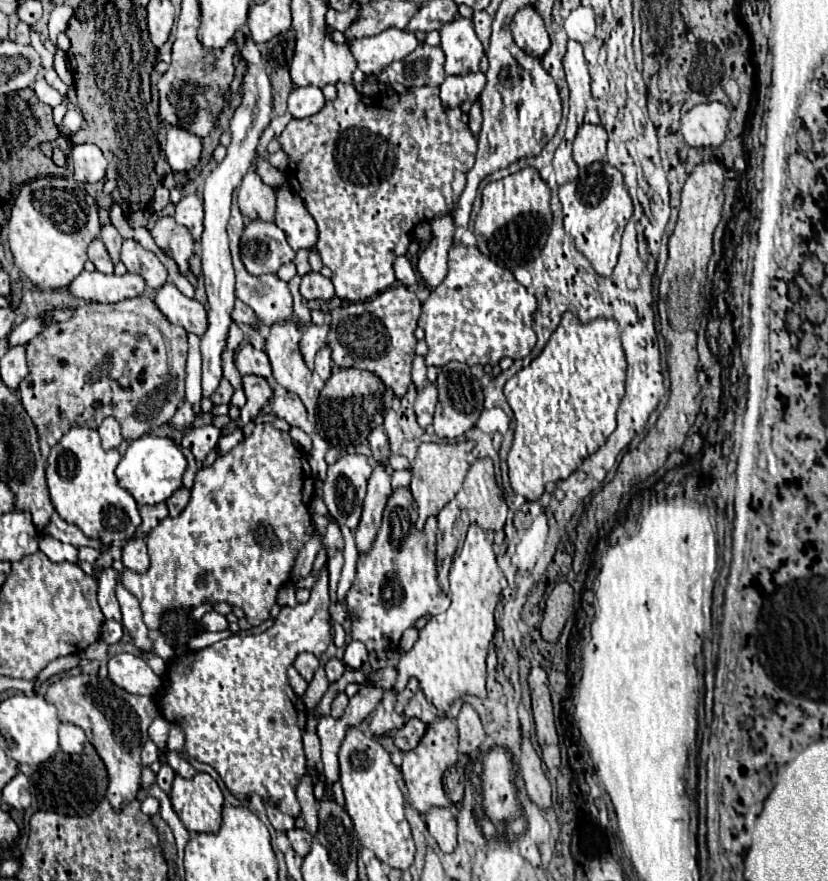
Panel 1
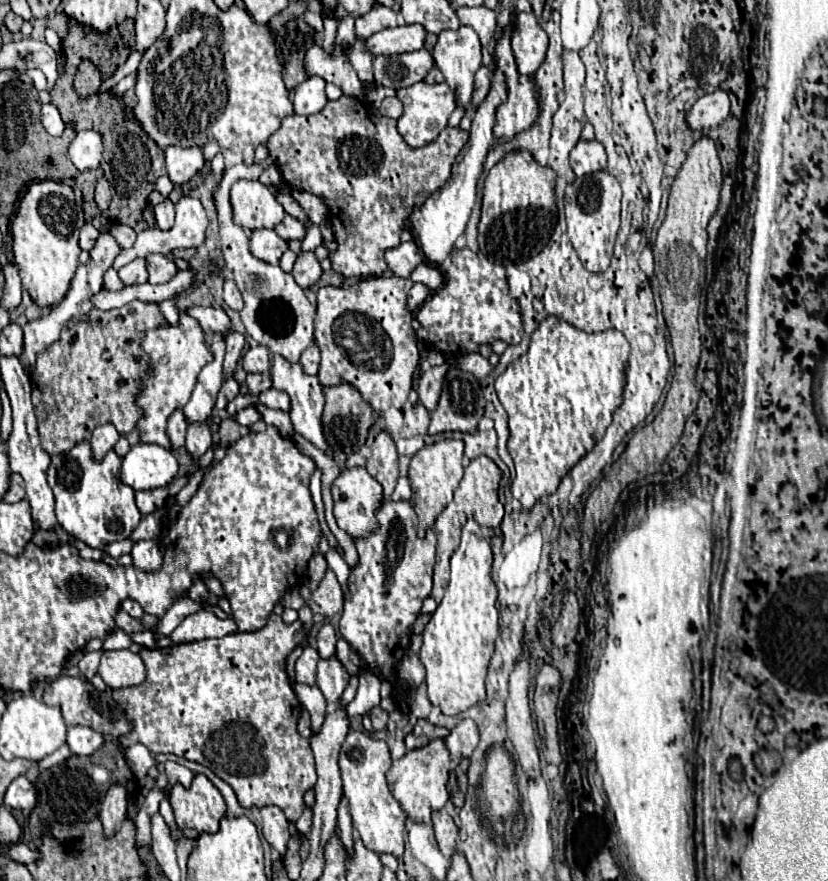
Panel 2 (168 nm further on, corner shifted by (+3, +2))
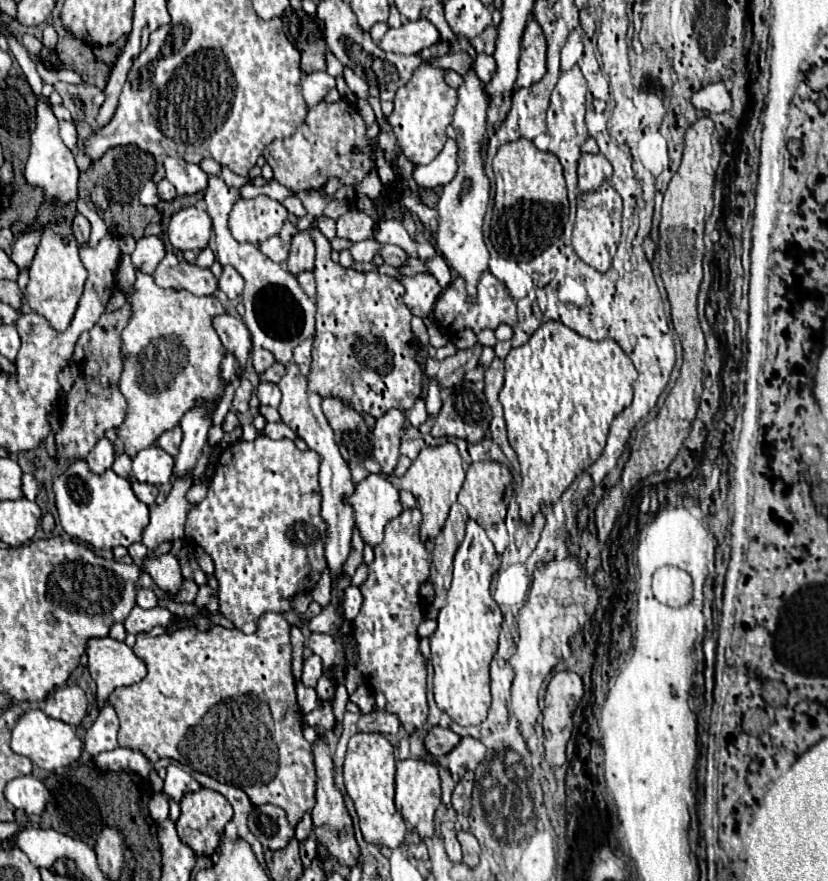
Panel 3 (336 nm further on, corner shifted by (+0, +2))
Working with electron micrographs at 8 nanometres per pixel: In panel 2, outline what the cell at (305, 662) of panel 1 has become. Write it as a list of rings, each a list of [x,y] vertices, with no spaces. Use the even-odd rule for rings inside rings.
[[[305,647],[301,657],[295,663],[295,679],[297,683],[305,683],[305,685],[315,685],[315,677],[317,677],[317,661],[319,661],[319,653],[313,647]]]

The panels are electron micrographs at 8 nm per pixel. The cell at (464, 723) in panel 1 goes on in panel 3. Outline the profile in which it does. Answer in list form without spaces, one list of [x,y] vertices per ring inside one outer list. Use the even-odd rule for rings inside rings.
[[[464,737],[460,741],[460,745],[456,745],[450,753],[448,753],[448,769],[454,777],[462,777],[466,771],[474,771],[478,767],[478,763],[484,759],[486,747],[472,739],[472,737]]]

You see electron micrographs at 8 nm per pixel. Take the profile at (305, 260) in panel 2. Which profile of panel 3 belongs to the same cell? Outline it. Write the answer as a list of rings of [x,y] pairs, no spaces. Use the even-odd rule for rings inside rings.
[[[310,229],[306,231],[298,231],[294,237],[292,237],[292,243],[290,243],[290,255],[288,255],[288,269],[290,273],[300,273],[300,271],[308,271],[308,269],[314,269],[314,255],[316,255],[316,249],[314,249],[314,241],[312,241],[312,233]]]

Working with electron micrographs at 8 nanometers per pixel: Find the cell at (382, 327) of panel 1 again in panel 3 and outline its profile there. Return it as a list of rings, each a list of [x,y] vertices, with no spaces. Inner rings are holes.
[[[312,229],[316,243],[316,335],[308,389],[322,399],[336,397],[358,413],[372,417],[396,407],[410,411],[422,393],[424,371],[418,365],[418,341],[412,335],[412,313],[404,303],[400,279],[380,273],[358,273],[330,259],[330,241]]]

